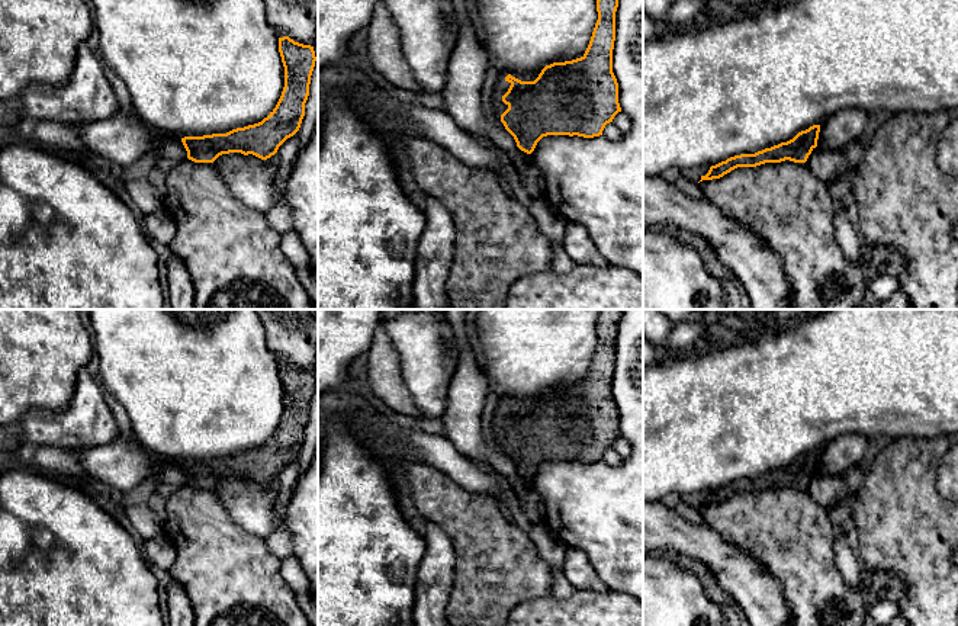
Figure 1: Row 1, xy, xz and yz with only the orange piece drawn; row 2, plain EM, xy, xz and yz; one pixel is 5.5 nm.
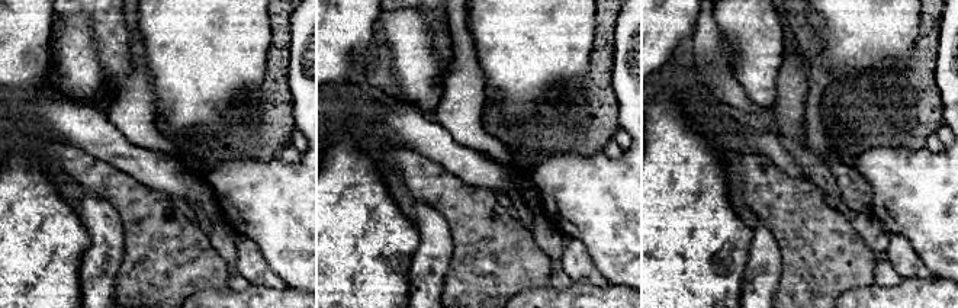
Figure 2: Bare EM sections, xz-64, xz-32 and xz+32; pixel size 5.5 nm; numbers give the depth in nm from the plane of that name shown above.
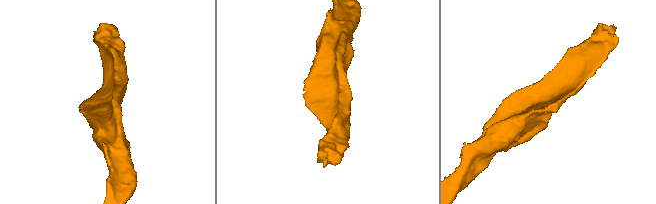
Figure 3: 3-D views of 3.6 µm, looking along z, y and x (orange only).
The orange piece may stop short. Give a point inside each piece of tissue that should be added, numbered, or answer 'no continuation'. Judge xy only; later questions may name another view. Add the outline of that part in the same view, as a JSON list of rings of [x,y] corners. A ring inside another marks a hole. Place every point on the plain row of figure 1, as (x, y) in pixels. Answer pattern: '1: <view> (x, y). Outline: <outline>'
no continuation

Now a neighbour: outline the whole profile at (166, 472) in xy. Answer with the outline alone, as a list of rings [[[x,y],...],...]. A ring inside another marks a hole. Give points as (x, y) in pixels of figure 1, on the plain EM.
[[[161,460],[151,472],[150,479],[174,487],[187,485],[187,476],[180,463]]]

